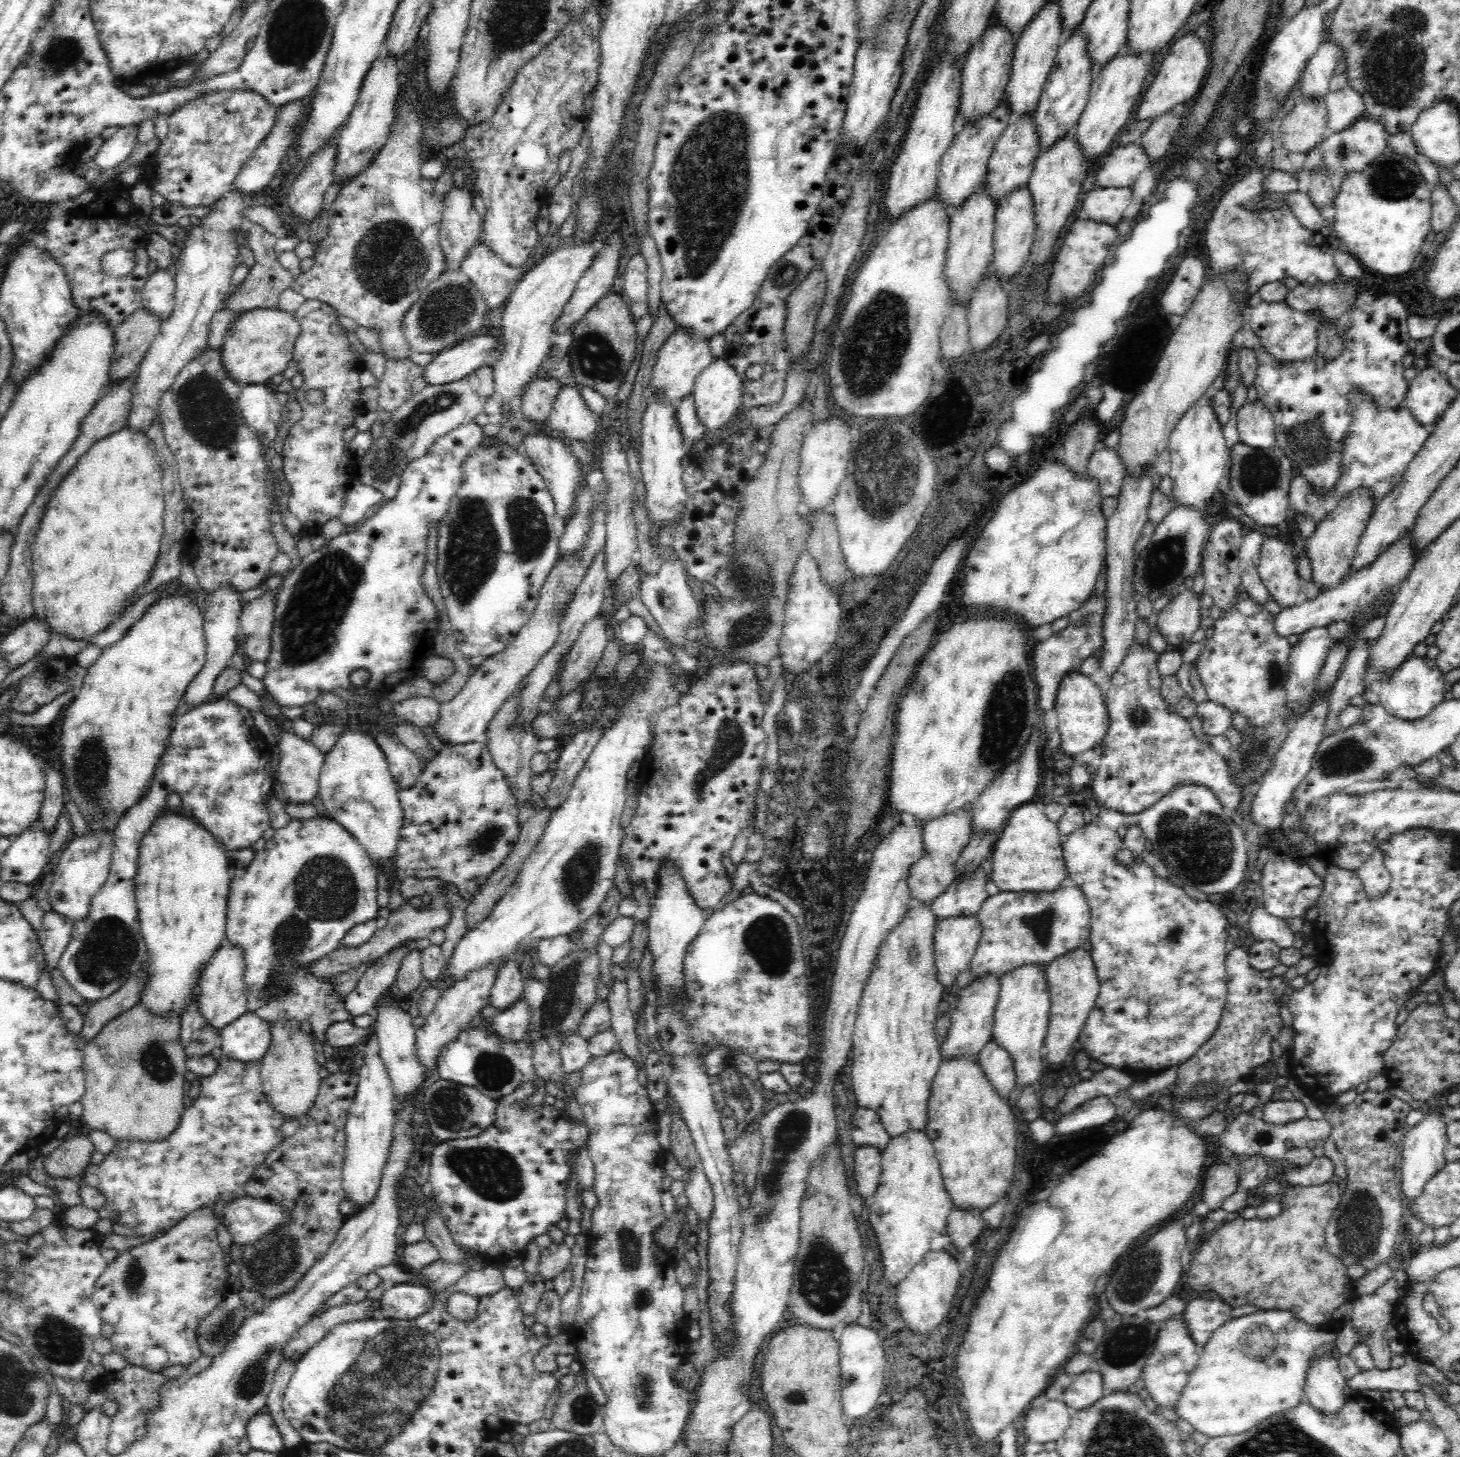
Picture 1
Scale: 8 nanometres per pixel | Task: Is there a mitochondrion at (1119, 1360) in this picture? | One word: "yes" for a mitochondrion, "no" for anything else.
yes

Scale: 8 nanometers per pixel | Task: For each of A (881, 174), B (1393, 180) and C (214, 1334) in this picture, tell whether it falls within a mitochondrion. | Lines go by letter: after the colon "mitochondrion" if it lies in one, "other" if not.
A: other
B: mitochondrion
C: mitochondrion

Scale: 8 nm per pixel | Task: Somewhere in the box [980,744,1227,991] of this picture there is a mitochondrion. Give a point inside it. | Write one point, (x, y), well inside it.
(1039, 926)

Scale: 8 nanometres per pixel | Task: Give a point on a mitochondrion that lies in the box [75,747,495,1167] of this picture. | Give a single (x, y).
(326, 890)

